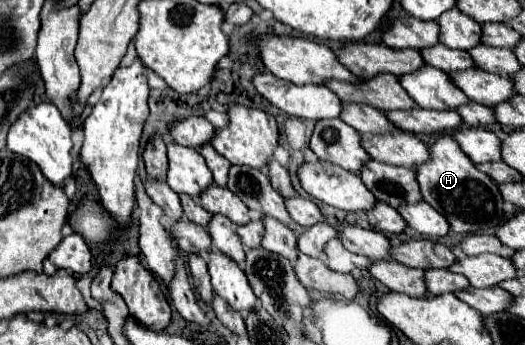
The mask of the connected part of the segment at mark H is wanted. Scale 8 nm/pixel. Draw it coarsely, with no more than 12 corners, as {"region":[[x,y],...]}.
{"region":[[450,134],[414,168],[424,202],[452,232],[494,234],[496,182]]}

